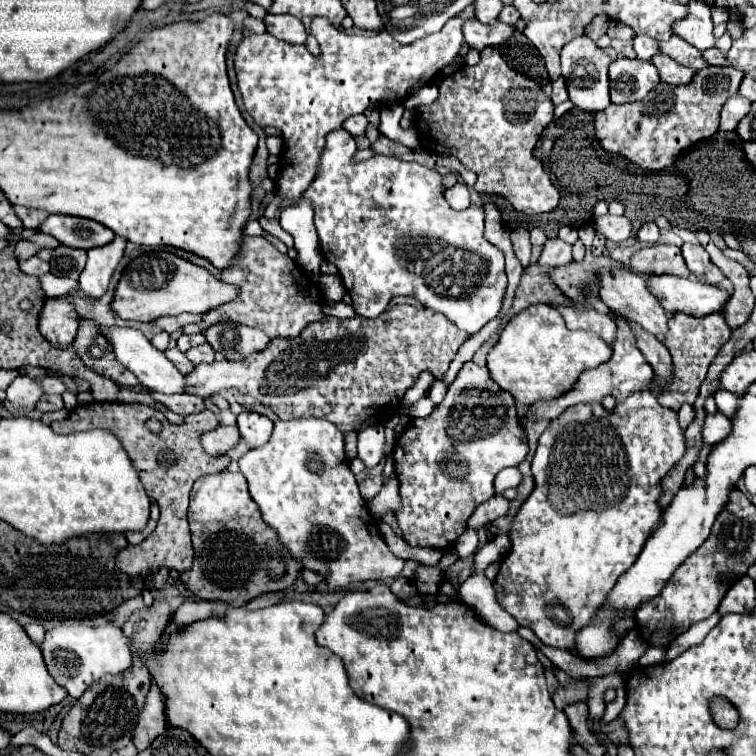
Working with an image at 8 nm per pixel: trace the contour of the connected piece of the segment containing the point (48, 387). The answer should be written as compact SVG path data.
M46 377L42 381L42 389L44 389L44 393L62 393L66 387L58 377Z

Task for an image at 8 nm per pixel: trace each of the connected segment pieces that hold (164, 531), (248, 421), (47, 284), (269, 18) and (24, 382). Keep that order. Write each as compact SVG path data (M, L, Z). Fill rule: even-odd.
M84 403L78 405L68 419L64 421L54 421L50 423L54 433L74 433L74 431L88 431L88 429L108 429L112 431L120 443L124 445L134 469L138 471L138 477L148 493L148 497L156 499L160 509L160 521L156 531L144 539L140 545L128 545L122 549L116 557L116 565L120 567L122 573L130 577L144 577L154 573L160 567L172 567L176 571L184 571L192 565L194 549L190 541L190 531L188 531L188 493L192 489L192 483L210 473L220 473L230 465L230 457L212 457L202 449L200 437L208 429L216 429L220 423L216 415L208 409L202 413L192 413L184 417L184 423L174 425L170 423L162 411L142 405L142 403L132 403L132 405L122 405L122 403ZM148 417L158 417L160 421L166 421L162 431L158 435L150 433L144 425Z
M240 413L238 415L238 429L242 441L248 445L248 449L256 449L268 441L272 435L272 421L266 415L260 413Z
M42 275L40 277L42 281L42 289L48 297L60 297L60 295L66 295L70 293L70 289L78 289L78 281L72 281L72 279L60 279L60 277L54 277L54 275Z
M266 15L264 19L266 31L274 35L276 39L290 41L290 43L304 43L306 41L306 29L300 19L288 17L288 15Z
M18 375L6 389L4 409L12 417L22 417L34 409L34 405L38 403L40 397L42 397L40 383L26 377L26 375Z

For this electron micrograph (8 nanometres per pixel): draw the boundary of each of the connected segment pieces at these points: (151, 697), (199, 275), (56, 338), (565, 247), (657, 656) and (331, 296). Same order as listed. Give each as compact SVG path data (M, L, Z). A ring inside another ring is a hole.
M152 683L134 733L136 749L138 751L146 749L160 733L164 733L166 723L168 721L166 721L166 709L164 709L164 695L160 693L160 687Z
M150 251L132 259L126 265L122 279L116 287L112 309L122 319L146 323L162 315L172 315L172 317L182 313L202 315L222 303L234 301L236 295L240 295L240 289L236 289L236 285L220 281L204 267L194 265L182 257L176 257L174 253Z
M48 299L40 313L40 333L50 345L68 347L76 337L76 311L66 299Z
M550 239L544 249L542 255L538 259L538 265L546 265L546 267L560 267L570 264L574 261L572 257L572 245L560 241L560 239Z
M648 647L646 653L640 657L640 665L648 667L648 665L658 665L666 661L666 649L664 647Z
M320 275L320 287L322 287L326 299L334 301L334 303L342 301L342 297L346 293L346 289L344 289L338 275Z

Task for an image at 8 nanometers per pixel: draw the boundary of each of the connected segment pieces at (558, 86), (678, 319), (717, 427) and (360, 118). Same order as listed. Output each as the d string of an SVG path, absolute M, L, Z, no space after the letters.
M562 77L556 79L556 83L552 83L552 103L558 105L562 101L568 99L568 93L566 93L566 81Z
M676 313L670 321L668 321L668 341L666 347L670 351L672 357L672 365L674 365L674 381L672 385L658 397L660 405L666 405L674 411L680 409L682 403L694 403L700 391L700 385L706 377L708 365L712 363L712 359L716 357L718 349L728 341L730 337L730 329L722 317L722 313L710 313L706 317L692 317L686 313Z
M722 413L708 415L704 421L702 439L704 443L720 443L730 435L730 431L732 431L732 421L728 417L724 417Z
M354 115L354 117L348 117L348 121L344 121L344 129L346 129L352 137L364 135L366 129L368 129L368 119L366 119L366 115Z

